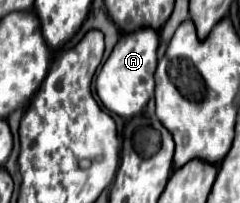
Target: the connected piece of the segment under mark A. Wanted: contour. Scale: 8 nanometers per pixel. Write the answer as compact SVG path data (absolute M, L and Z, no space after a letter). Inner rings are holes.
M140 29L128 35L122 35L116 43L112 55L102 65L98 79L96 79L96 91L102 99L104 107L122 119L132 119L138 113L144 111L146 103L154 95L154 73L158 65L158 33L154 29Z

